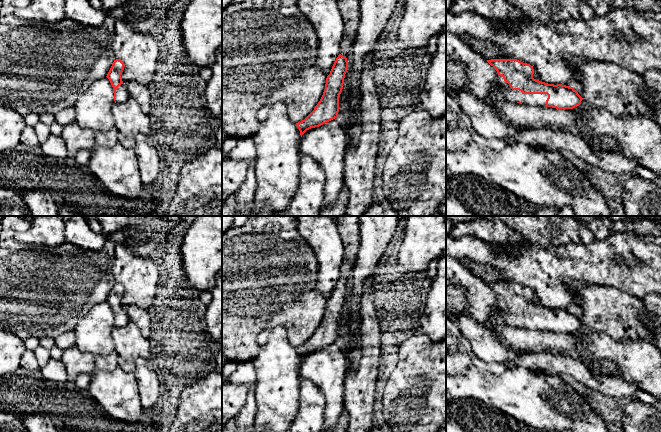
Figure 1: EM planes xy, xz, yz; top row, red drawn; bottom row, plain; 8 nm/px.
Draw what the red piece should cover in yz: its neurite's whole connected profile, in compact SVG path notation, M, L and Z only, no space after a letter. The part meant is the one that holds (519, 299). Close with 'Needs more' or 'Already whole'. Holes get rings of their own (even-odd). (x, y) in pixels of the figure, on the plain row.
M491 283L487 286L506 306L494 315L498 324L556 333L573 333L583 324L573 311L534 303L534 293L530 288L517 283Z. Needs more

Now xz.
M339 216L339 219L337 226L344 245L341 275L326 302L320 325L304 344L296 347L301 361L307 354L338 342L339 321L348 293L349 273L354 267L360 244L359 216Z. Needs more

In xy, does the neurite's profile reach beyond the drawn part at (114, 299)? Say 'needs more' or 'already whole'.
needs more

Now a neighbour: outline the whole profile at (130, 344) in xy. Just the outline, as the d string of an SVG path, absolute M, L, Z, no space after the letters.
M130 321L124 327L114 327L111 336L115 345L115 352L119 357L130 362L134 362L140 357L149 359L151 344L133 322Z

